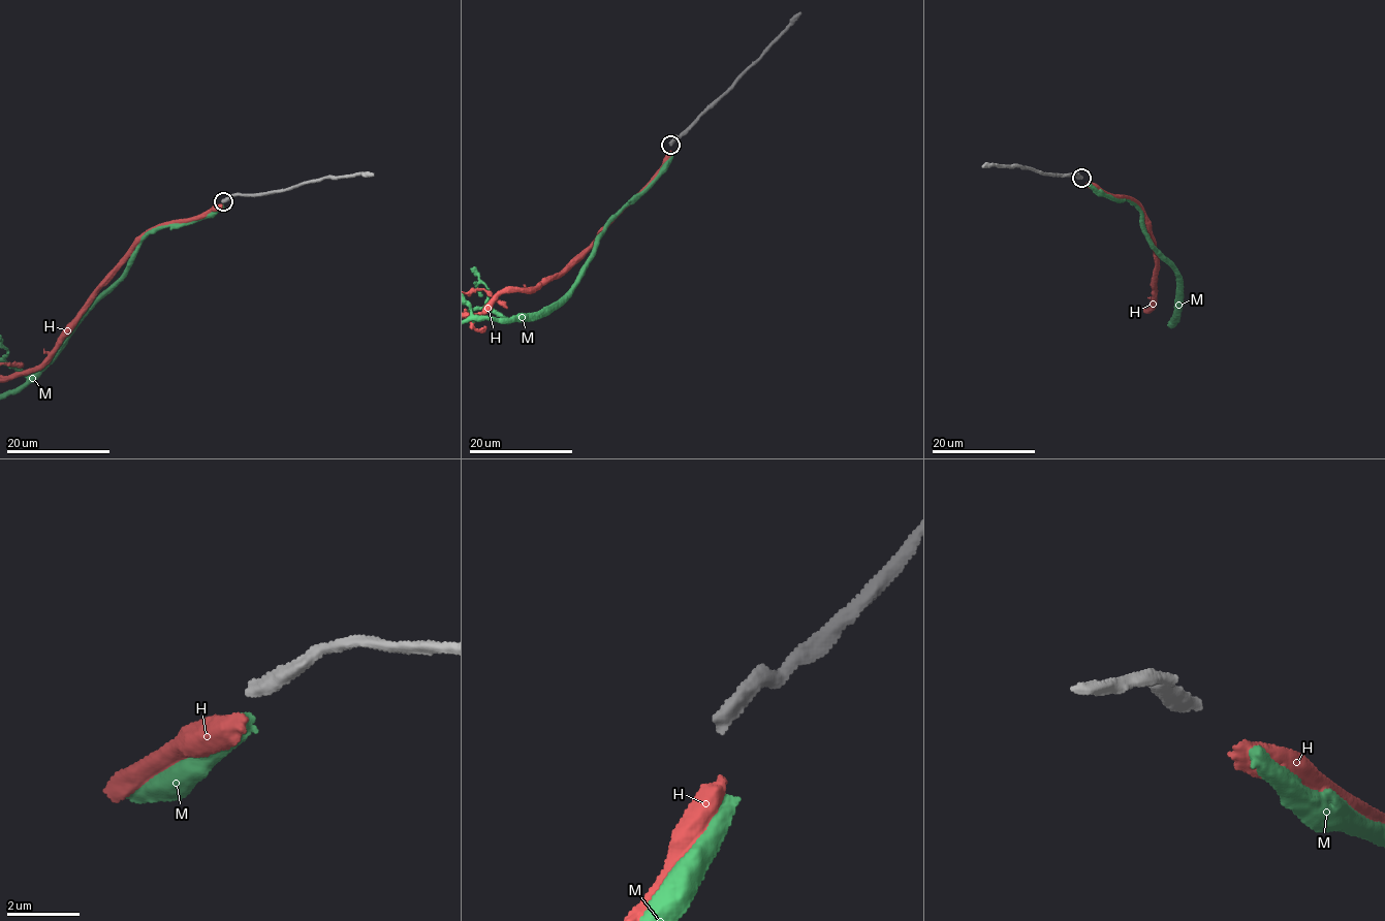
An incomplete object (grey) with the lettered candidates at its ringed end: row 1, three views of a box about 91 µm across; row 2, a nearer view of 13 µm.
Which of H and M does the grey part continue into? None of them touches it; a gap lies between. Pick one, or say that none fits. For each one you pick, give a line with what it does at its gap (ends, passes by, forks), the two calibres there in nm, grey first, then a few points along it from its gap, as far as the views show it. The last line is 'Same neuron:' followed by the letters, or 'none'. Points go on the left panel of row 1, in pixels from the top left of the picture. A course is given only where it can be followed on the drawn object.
Same neuron: none

